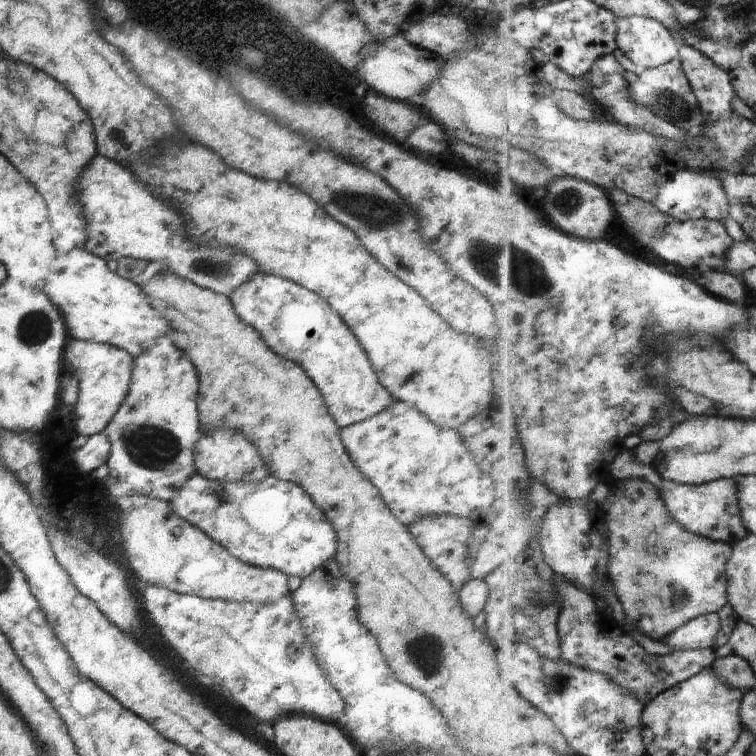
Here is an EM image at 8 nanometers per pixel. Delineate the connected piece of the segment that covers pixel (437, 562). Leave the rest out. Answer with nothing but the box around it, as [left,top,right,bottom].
[405,515,473,592]

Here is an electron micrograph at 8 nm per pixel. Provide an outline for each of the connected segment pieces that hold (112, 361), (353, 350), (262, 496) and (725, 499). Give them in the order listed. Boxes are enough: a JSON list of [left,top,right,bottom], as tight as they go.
[[64,338,133,436],[228,272,395,429],[169,475,337,579],[659,479,752,544]]

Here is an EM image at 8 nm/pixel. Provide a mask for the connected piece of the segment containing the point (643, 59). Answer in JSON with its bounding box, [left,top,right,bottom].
[618,17,680,68]

